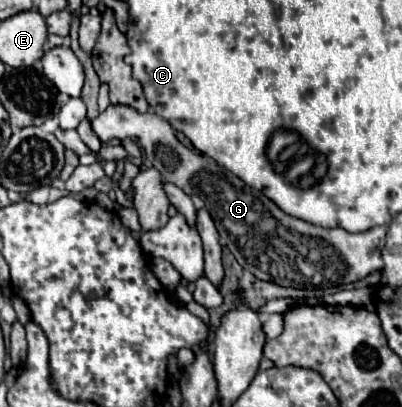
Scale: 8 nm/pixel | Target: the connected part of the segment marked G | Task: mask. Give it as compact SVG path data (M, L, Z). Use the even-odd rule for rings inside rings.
M110 105L94 119L92 131L100 137L100 141L132 139L142 149L144 159L162 173L164 181L170 181L180 189L200 187L198 195L206 203L206 209L216 223L220 243L226 245L236 261L260 281L292 289L304 289L306 283L312 287L320 287L322 281L358 281L370 271L382 269L380 249L384 247L386 237L384 227L350 233L340 227L324 229L290 217L258 189L242 183L230 171L220 167L214 159L206 155L190 155L194 151L180 147L180 141L174 137L174 129L170 127L170 123L152 111L138 113L126 105Z

